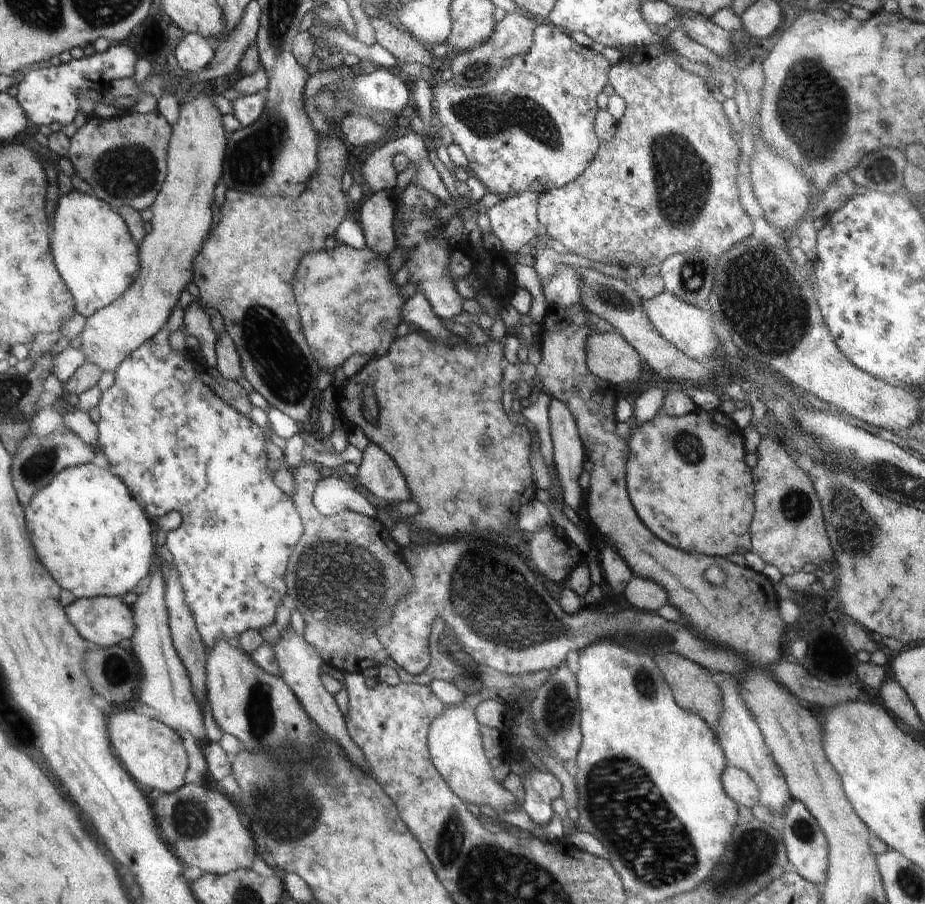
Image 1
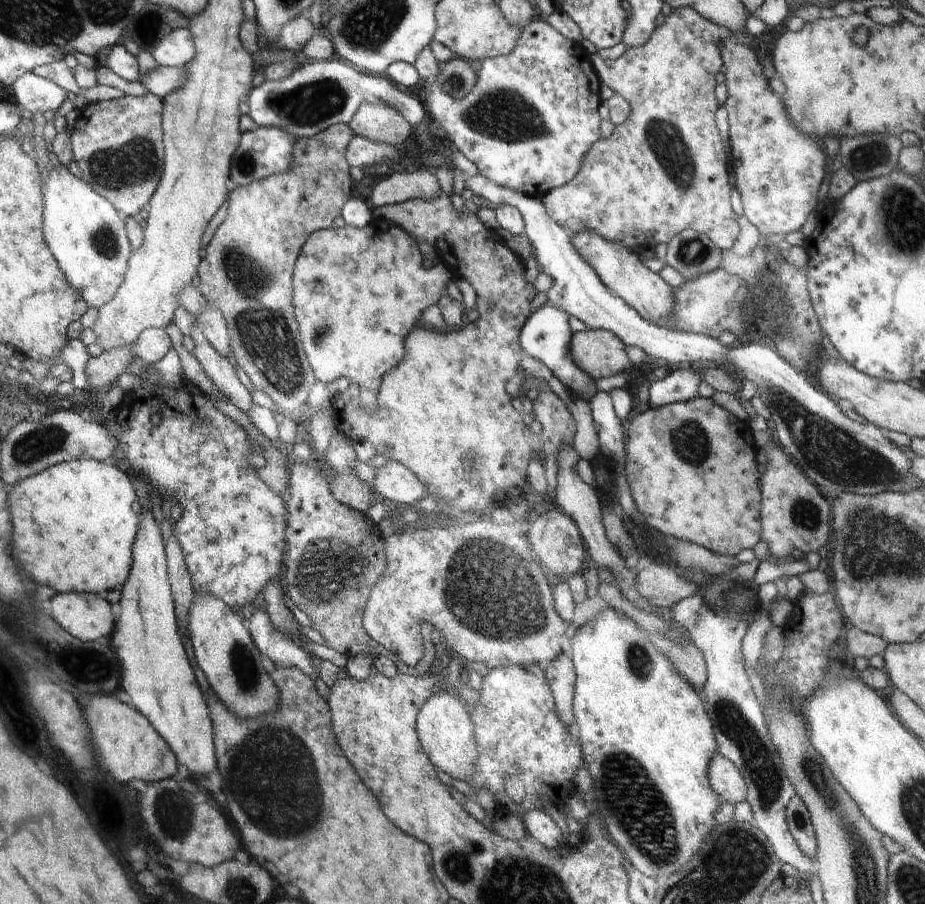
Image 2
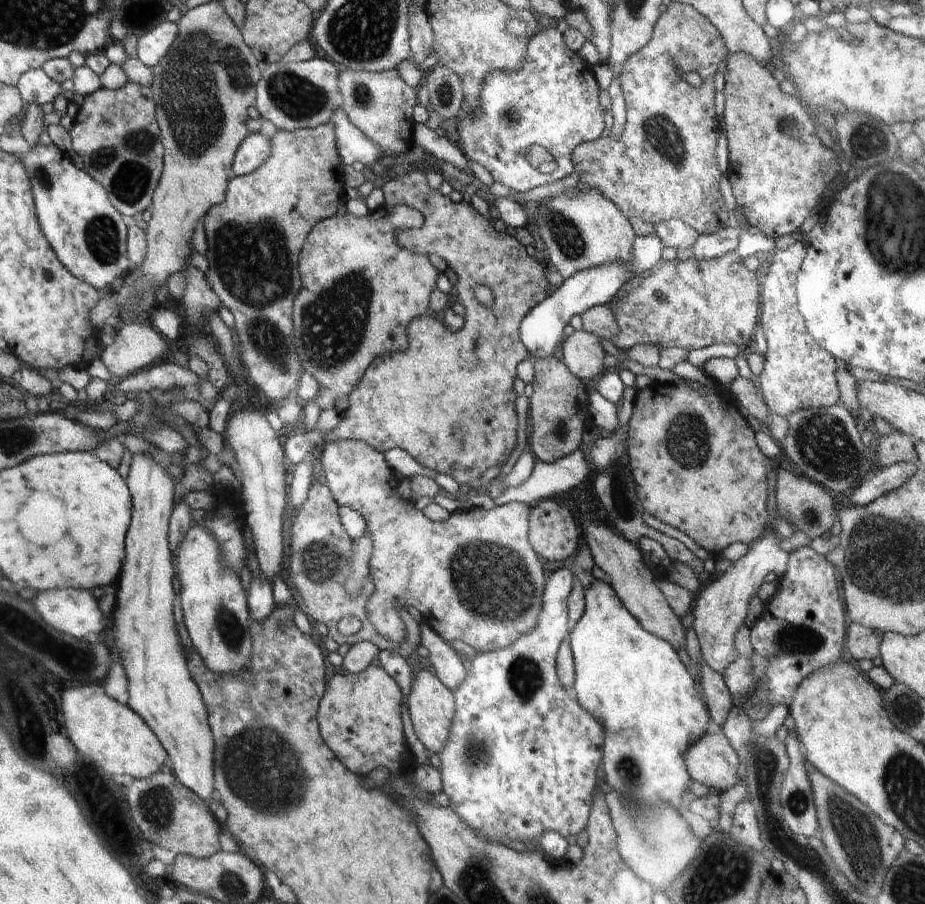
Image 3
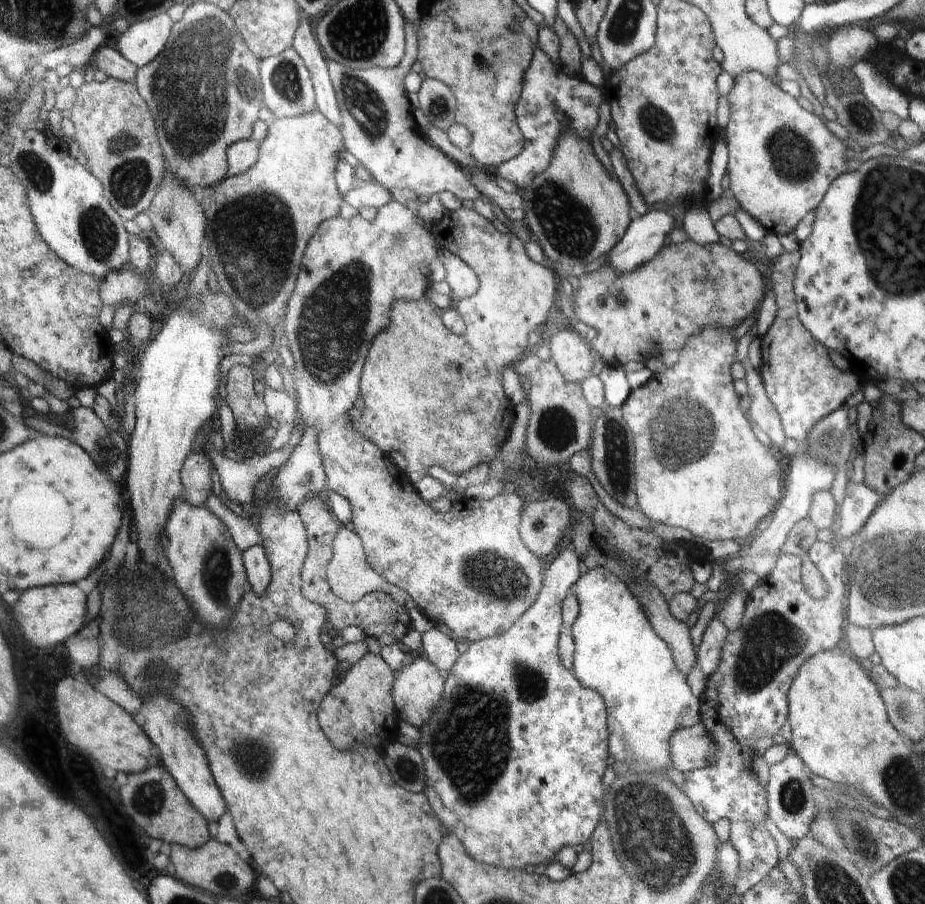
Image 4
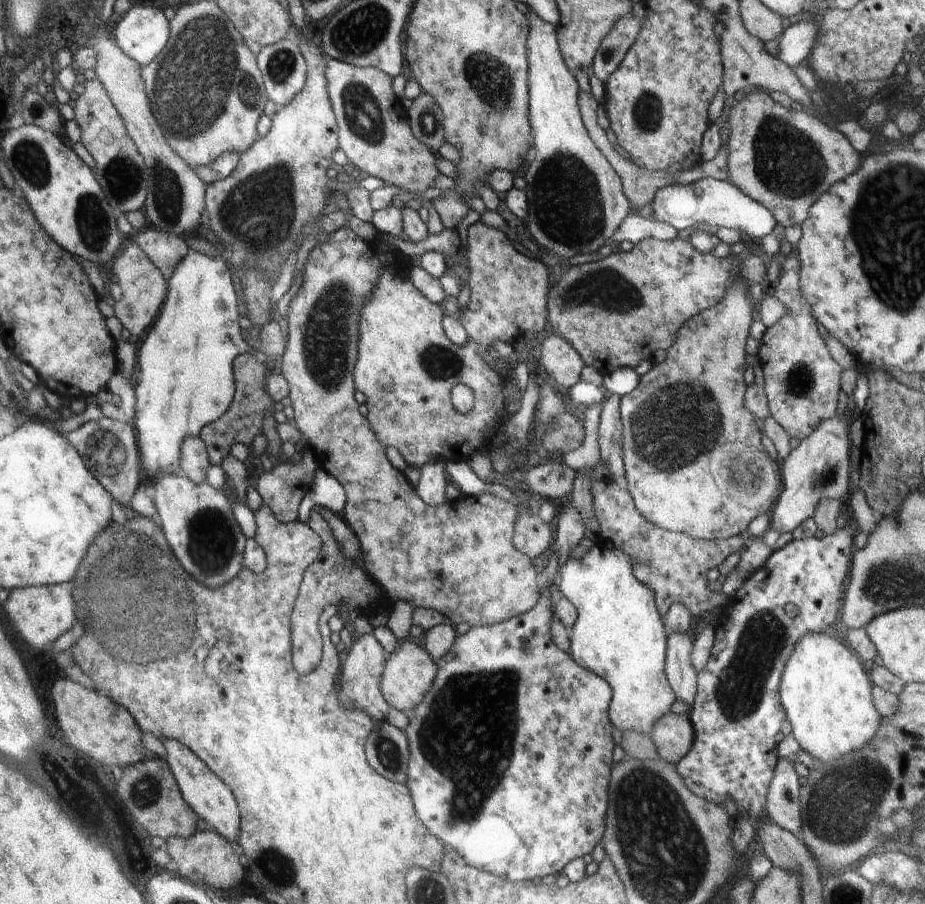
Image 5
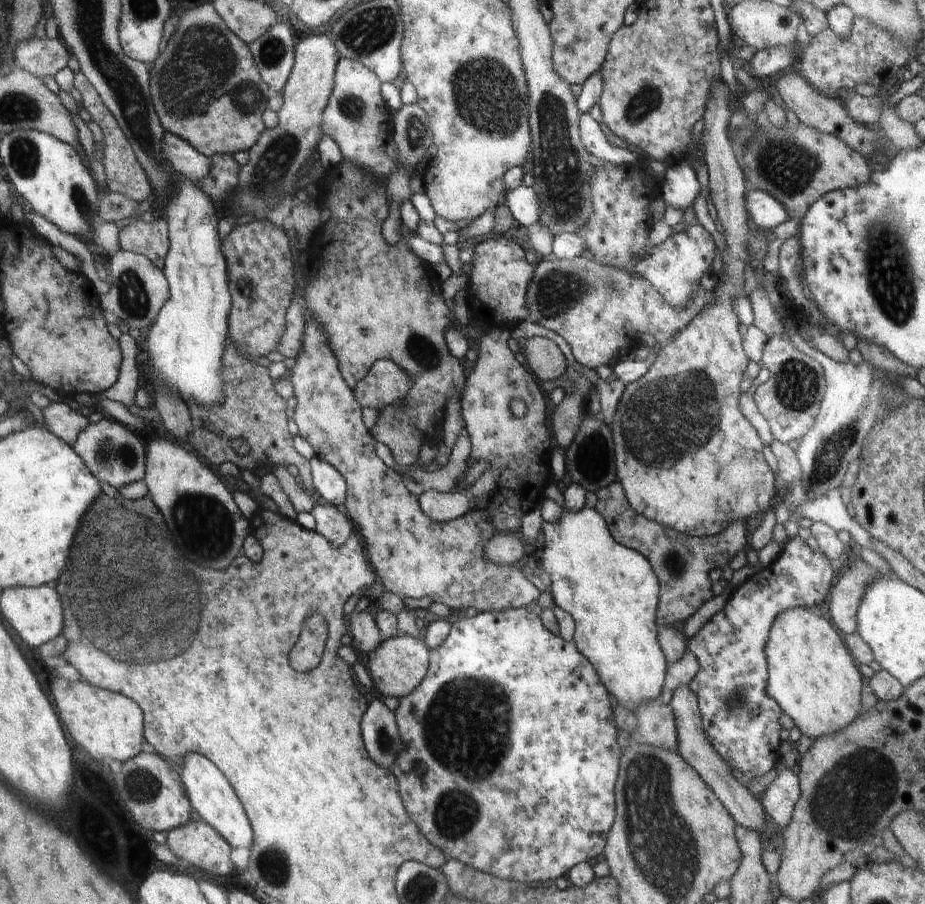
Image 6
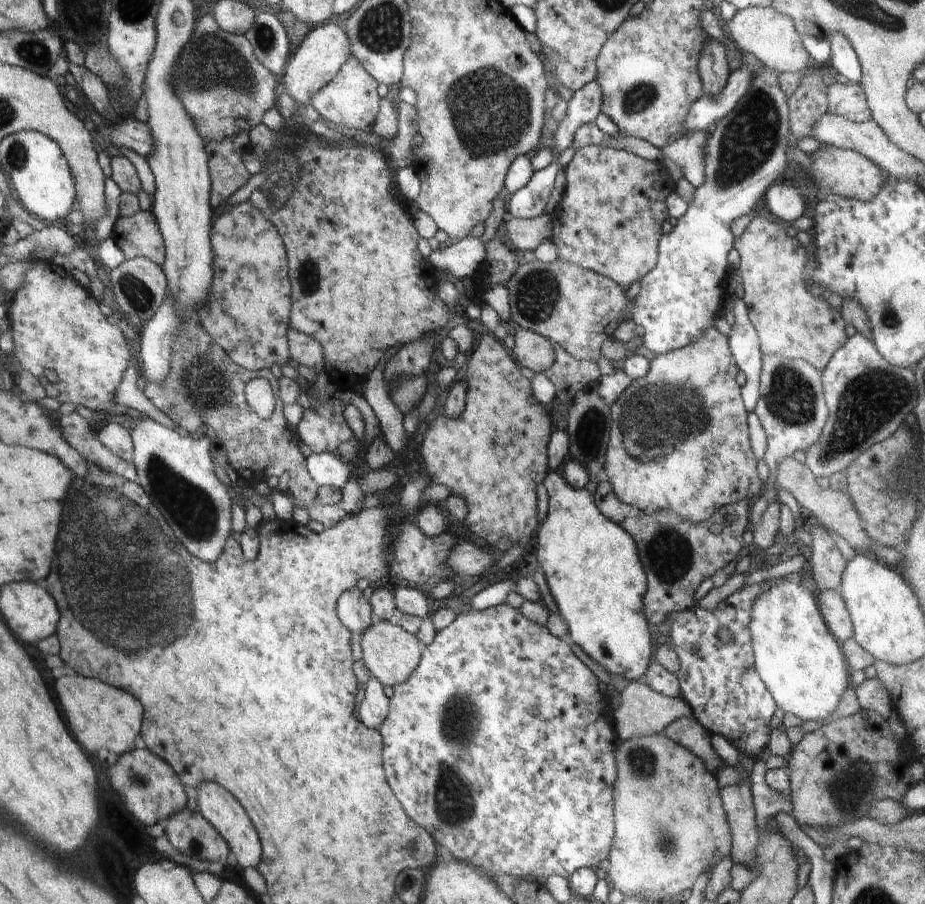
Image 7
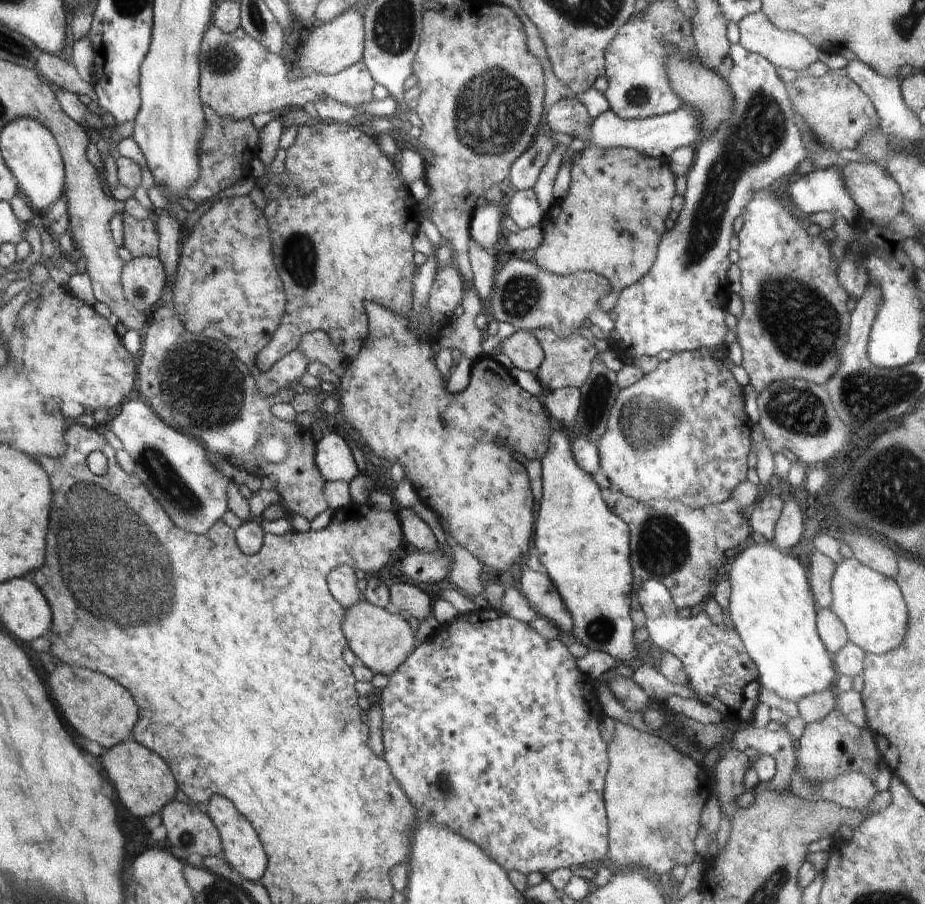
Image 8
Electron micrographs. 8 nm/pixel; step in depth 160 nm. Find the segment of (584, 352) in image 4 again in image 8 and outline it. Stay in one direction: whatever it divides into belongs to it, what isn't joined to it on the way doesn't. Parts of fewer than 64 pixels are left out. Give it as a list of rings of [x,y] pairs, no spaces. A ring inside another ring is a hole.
[[[518,329],[499,345],[499,351],[510,358],[520,370],[536,372],[544,360],[543,348],[538,339],[527,330]]]

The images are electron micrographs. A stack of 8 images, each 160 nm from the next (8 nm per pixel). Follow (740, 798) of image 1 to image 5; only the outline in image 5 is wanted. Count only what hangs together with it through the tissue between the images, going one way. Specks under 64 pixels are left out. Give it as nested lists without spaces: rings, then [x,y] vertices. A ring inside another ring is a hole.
[[[666,713],[653,726],[650,734],[662,759],[675,765],[693,745],[693,726],[688,713]]]

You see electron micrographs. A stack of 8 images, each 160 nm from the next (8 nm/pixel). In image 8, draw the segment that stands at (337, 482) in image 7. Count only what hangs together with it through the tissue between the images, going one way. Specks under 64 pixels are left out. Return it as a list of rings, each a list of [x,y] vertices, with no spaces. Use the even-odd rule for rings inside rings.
[[[324,431],[315,449],[315,463],[325,481],[350,482],[359,473],[348,442],[338,433]]]

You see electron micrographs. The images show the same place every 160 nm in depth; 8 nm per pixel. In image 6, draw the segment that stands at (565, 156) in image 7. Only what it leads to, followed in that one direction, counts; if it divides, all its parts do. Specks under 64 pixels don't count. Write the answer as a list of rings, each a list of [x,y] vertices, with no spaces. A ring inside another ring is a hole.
[[[589,111],[580,115],[579,129],[580,139],[582,139],[584,147],[597,158],[603,159],[616,166],[636,164],[639,154],[637,152],[630,152],[626,148],[610,145],[599,123],[592,118]],[[524,184],[507,191],[507,207],[517,224],[529,227],[539,222],[540,203],[536,191]]]

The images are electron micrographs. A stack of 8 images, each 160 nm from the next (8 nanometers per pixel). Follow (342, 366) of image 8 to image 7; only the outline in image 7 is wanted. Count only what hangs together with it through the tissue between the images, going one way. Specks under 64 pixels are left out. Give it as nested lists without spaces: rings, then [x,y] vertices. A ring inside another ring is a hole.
[[[292,328],[291,332],[291,360],[300,366],[306,366],[316,372],[324,370],[324,348],[312,338]]]

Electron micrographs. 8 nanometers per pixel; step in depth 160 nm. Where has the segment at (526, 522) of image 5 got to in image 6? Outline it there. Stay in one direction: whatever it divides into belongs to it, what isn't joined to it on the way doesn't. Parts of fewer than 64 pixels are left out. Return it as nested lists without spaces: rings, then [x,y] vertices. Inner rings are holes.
[[[500,532],[485,546],[485,555],[496,564],[511,566],[526,555],[522,534]]]

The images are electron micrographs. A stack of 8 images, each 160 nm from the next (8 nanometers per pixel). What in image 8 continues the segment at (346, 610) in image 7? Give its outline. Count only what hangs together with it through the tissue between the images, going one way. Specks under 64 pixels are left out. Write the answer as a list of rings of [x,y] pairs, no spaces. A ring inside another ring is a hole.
[[[338,565],[328,575],[328,586],[336,602],[344,609],[353,607],[364,600],[358,589],[358,579],[355,570],[348,565]]]

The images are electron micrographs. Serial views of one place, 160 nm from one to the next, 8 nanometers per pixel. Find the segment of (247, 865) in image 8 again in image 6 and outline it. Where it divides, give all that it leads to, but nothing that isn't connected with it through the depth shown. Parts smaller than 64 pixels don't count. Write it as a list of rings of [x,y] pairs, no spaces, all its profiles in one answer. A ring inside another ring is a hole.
[[[188,754],[188,762],[184,762],[182,770],[184,770],[183,785],[202,821],[208,822],[210,826],[216,826],[216,830],[220,830],[220,834],[224,834],[224,838],[232,842],[232,848],[250,848],[252,846],[250,822],[244,814],[242,804],[238,802],[236,792],[232,790],[230,782],[222,776],[222,772],[202,754]]]

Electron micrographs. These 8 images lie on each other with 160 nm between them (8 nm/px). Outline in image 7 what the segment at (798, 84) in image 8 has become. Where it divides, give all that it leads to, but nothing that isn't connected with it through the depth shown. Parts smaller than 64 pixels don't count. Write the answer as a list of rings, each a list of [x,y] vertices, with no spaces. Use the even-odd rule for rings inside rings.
[[[834,82],[826,88],[826,96],[828,114],[858,123],[872,119],[872,112],[861,85]]]

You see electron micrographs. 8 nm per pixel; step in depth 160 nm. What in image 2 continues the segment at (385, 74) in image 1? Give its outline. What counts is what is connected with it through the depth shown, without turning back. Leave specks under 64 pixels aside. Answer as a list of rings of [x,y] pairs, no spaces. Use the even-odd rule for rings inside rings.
[[[336,57],[328,61],[302,61],[285,79],[265,80],[252,89],[247,115],[256,126],[284,129],[299,139],[315,135],[328,124],[348,125],[361,103],[384,103],[392,107],[410,123],[413,130],[428,119],[424,102],[402,92],[386,75],[370,75]]]

